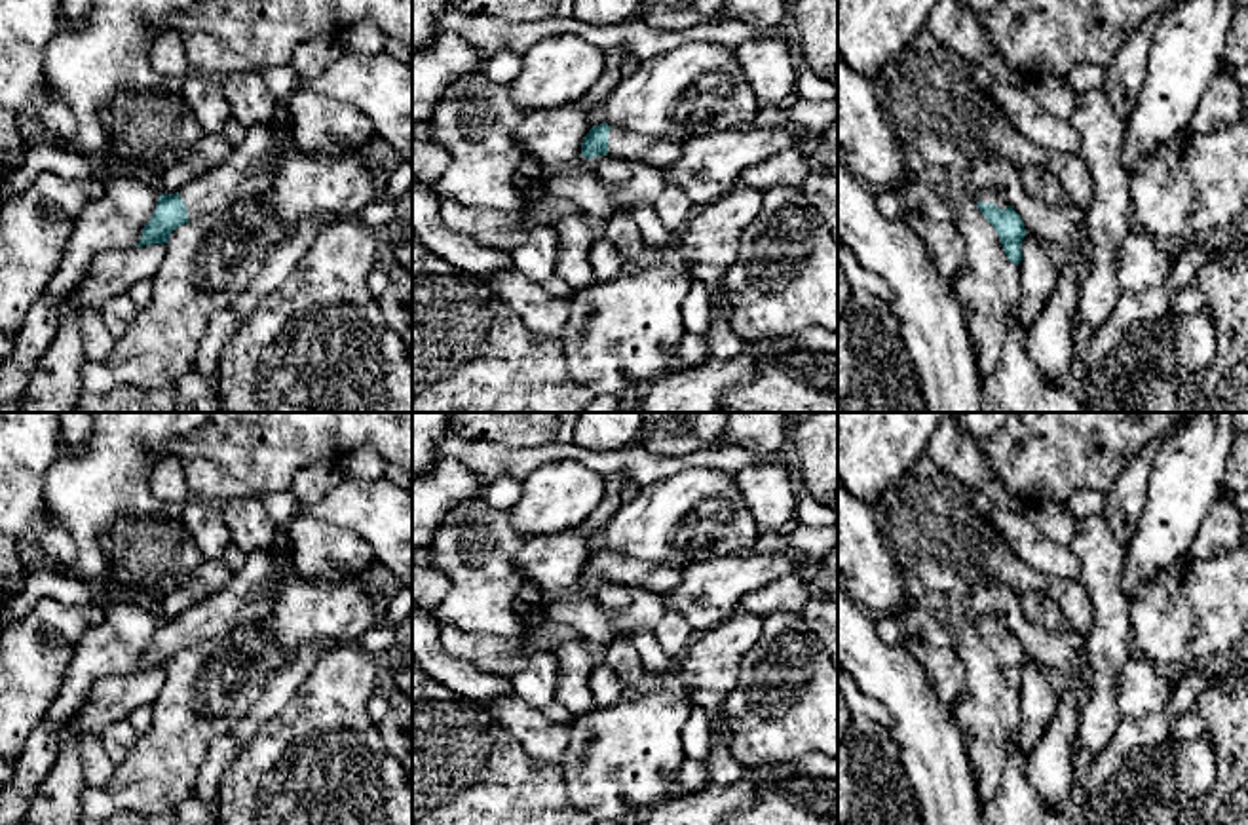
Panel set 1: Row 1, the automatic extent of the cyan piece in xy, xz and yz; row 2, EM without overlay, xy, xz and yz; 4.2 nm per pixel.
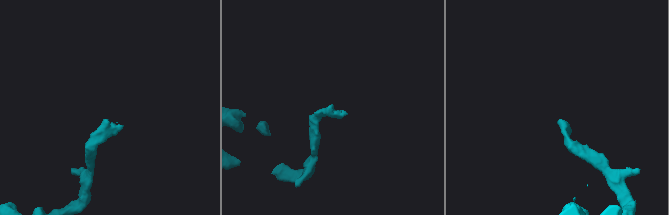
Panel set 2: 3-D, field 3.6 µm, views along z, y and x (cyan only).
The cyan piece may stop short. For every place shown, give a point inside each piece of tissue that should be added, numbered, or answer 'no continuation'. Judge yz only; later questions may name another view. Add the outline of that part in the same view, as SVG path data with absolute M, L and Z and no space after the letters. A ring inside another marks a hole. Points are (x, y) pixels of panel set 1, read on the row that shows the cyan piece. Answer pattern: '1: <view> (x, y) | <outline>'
1: yz (986, 194) | M992 186L974 188L974 194L973 196L974 196L976 201L982 201L982 203L990 203L992 201L999 209L1005 209L1007 207L1007 203L1001 198L1001 194L995 188L992 188Z

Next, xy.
1: xy (245, 173) | M275 120L256 124L247 129L247 137L239 146L232 150L228 160L217 169L190 181L179 190L180 200L186 205L188 221L217 213L232 203L260 198L272 179L274 162L294 148L294 122L279 125Z

